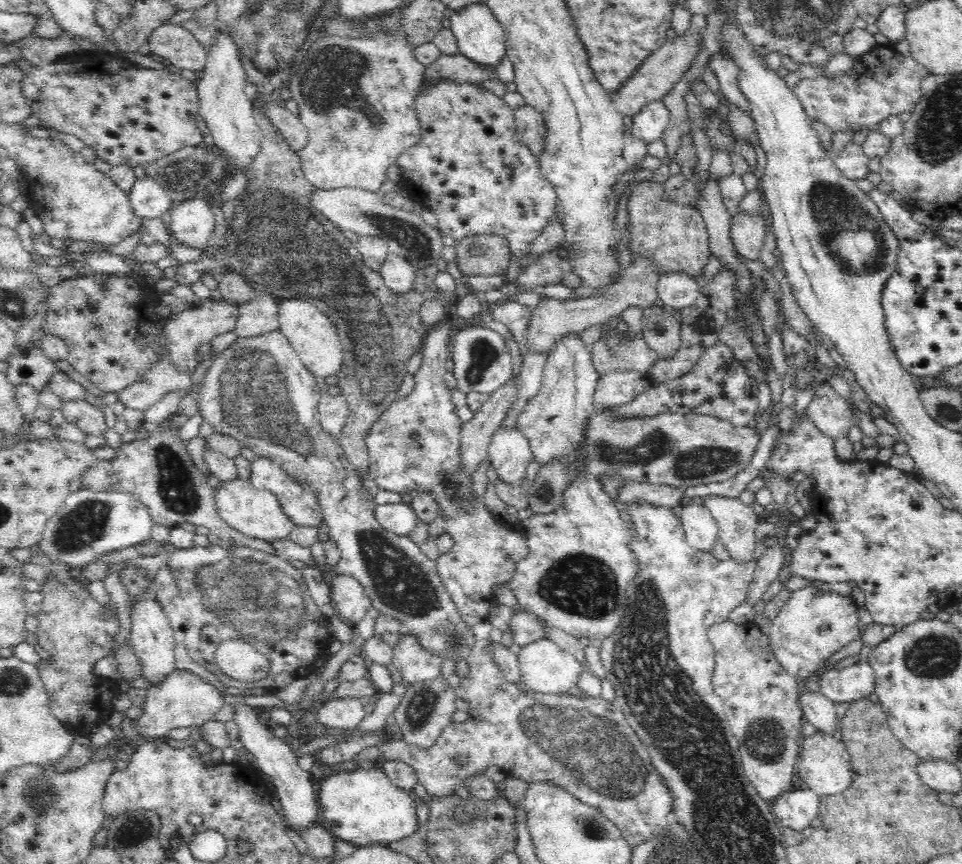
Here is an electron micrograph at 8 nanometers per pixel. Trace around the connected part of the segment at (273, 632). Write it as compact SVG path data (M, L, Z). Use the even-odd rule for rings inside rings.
M192 547L176 549L169 554L169 566L173 569L178 594L163 608L170 619L175 642L182 643L195 663L202 665L225 685L235 684L219 667L215 659L215 652L221 642L230 639L242 639L249 642L254 650L262 652L270 660L270 671L263 680L254 682L252 687L285 689L294 684L298 678L311 677L312 671L320 669L324 660L329 657L327 649L334 642L334 635L330 634L329 617L324 614L312 598L309 586L301 573L301 566L284 559L276 553L268 554L250 547L230 548L229 551L221 547ZM208 622L218 627L218 633L213 638L206 638L201 634L202 628Z

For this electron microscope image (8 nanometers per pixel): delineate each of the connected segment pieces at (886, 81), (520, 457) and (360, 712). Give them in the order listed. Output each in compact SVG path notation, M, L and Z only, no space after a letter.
M883 46L879 50L856 57L851 69L846 73L836 75L834 78L822 75L815 79L801 79L794 93L802 103L806 114L812 118L819 118L834 133L844 130L858 130L858 128L870 130L892 114L912 112L921 100L922 79L928 75L927 68L918 63L912 56L902 56L894 48Z
M500 427L492 438L488 458L498 478L512 487L520 486L526 480L526 468L532 460L530 443L518 430Z
M359 698L330 699L318 703L316 720L327 728L356 728L364 718L364 705Z

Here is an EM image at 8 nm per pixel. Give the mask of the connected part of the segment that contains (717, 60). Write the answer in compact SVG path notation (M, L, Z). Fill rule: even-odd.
M717 51L711 56L711 59L707 62L707 66L716 73L724 98L751 116L752 107L750 101L744 96L740 88L739 74L741 73L741 68L736 65L736 62L725 60L723 54Z

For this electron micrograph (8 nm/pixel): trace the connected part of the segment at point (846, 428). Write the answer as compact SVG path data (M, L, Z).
M822 384L814 391L814 398L804 412L807 421L831 440L846 436L854 426L853 411L848 402L830 384Z

